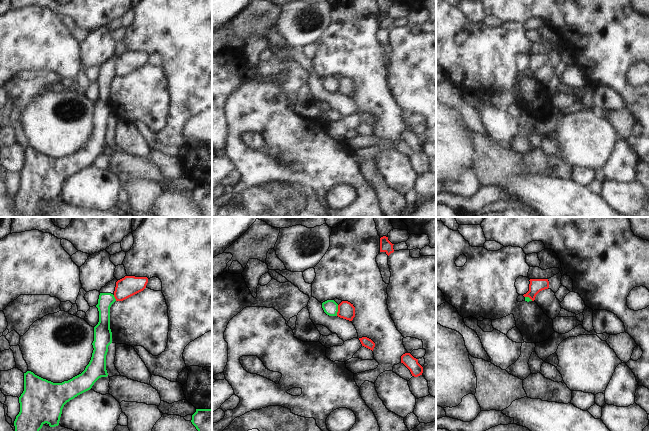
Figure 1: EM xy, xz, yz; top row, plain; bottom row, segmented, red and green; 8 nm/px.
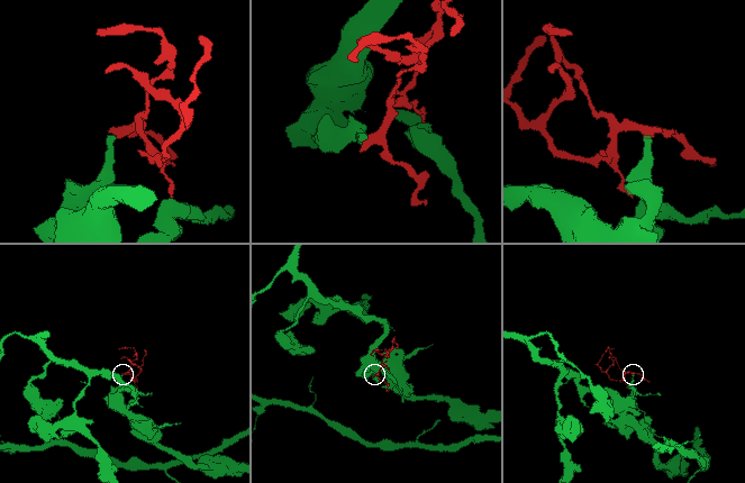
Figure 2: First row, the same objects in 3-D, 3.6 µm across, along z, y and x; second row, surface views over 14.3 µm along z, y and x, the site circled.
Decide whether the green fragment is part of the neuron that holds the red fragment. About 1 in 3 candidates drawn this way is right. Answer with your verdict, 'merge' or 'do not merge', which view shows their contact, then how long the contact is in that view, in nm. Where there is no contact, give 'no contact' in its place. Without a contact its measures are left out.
do not merge | xz | 90 nm

